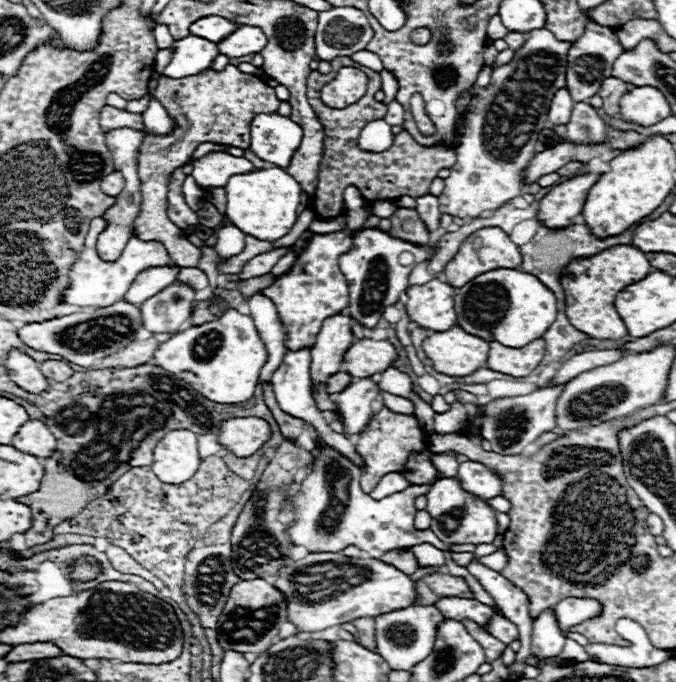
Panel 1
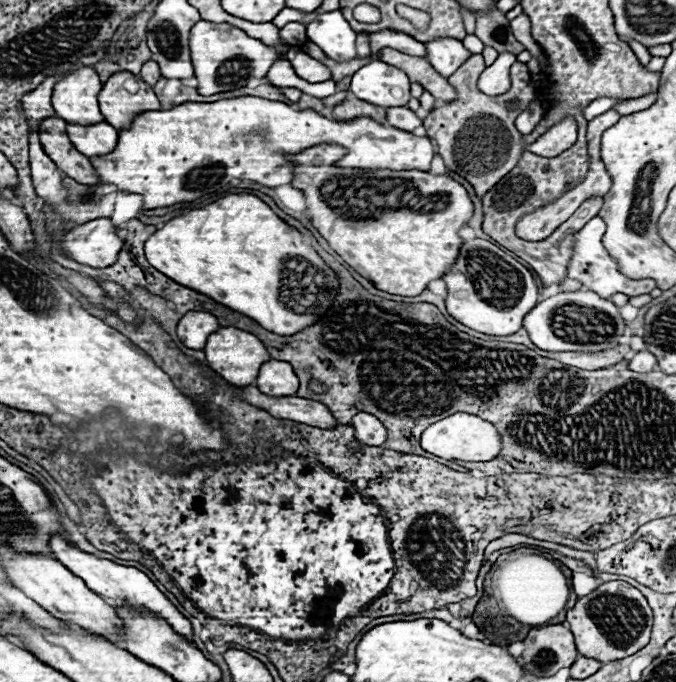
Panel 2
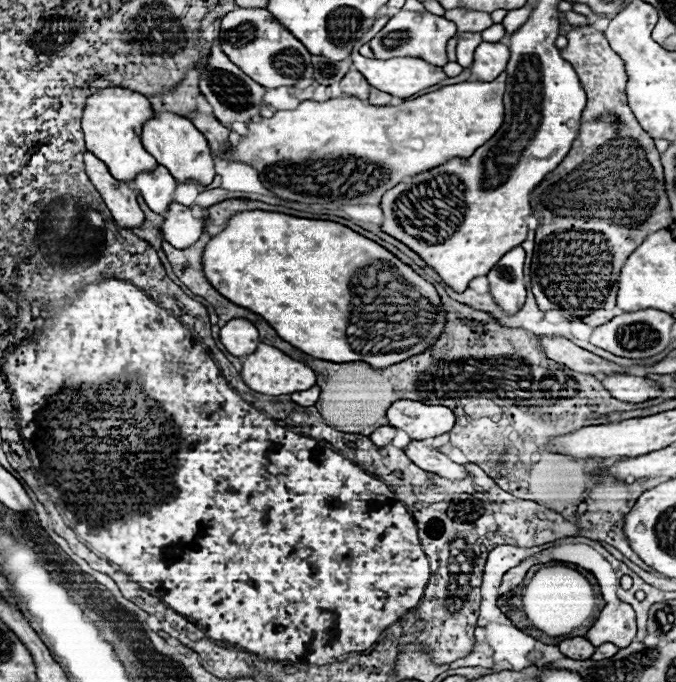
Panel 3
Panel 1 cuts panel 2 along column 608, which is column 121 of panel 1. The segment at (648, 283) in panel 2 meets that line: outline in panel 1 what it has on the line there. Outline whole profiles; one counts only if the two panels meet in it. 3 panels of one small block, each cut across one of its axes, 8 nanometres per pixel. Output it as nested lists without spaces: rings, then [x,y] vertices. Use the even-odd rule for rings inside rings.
[[[100,218],[90,220],[90,230],[88,230],[86,240],[84,240],[84,250],[80,252],[80,256],[76,258],[76,262],[72,264],[70,274],[68,274],[70,288],[62,296],[64,304],[72,304],[72,306],[80,306],[80,308],[88,308],[88,306],[104,308],[104,306],[110,306],[110,304],[118,302],[126,294],[126,290],[132,286],[132,282],[136,280],[136,276],[142,270],[164,266],[164,264],[170,262],[168,252],[160,242],[152,242],[152,240],[144,242],[138,236],[130,238],[130,242],[126,244],[122,256],[114,264],[102,262],[98,258],[98,252],[96,252],[96,236],[98,236],[98,232],[102,232],[104,226],[106,226],[106,222],[100,220]]]

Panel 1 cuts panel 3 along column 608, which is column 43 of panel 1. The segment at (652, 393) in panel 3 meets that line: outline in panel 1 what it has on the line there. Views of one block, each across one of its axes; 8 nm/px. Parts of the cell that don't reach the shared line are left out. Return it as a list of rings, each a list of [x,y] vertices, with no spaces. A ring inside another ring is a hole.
[[[12,350],[4,362],[12,382],[30,394],[40,394],[50,386],[50,380],[40,372],[38,364],[20,350]]]

